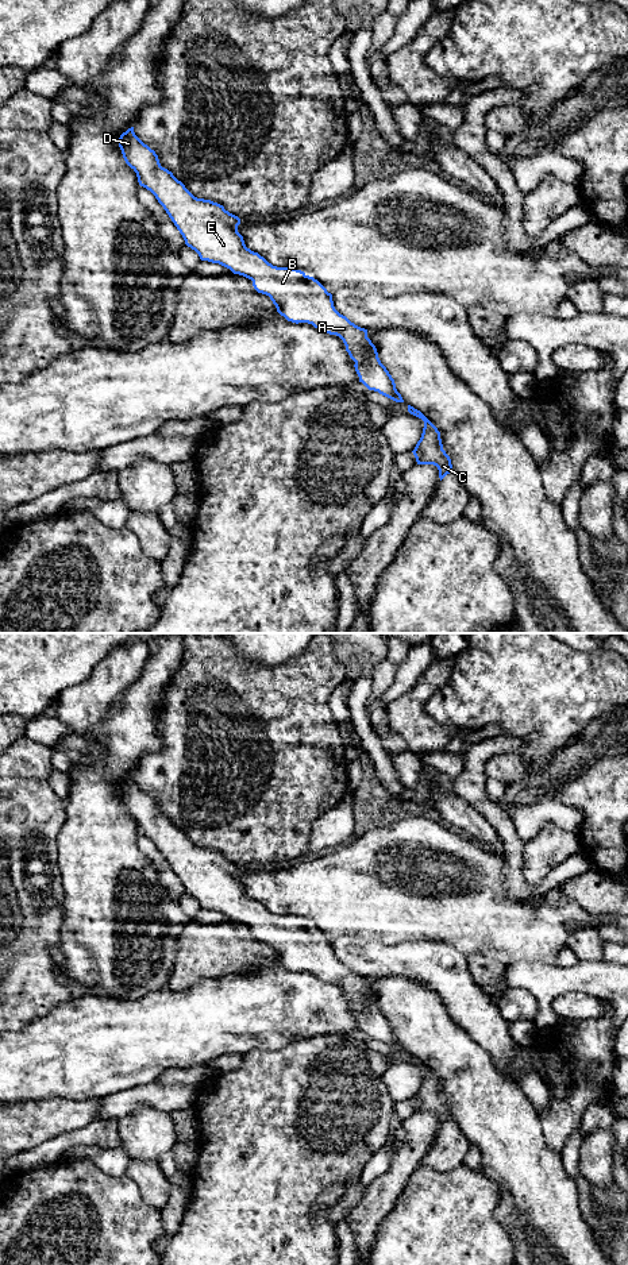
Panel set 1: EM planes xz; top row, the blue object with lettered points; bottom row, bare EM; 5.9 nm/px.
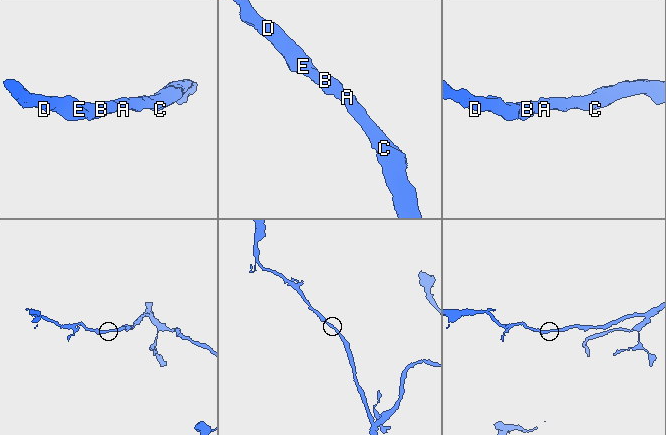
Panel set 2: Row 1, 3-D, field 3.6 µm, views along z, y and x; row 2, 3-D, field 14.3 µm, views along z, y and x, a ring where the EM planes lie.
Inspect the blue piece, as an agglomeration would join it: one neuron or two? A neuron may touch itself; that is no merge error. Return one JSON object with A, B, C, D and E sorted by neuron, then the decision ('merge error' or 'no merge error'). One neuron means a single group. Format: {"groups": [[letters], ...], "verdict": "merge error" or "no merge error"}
{"groups": [["A", "B", "C", "D", "E"]], "verdict": "no merge error"}

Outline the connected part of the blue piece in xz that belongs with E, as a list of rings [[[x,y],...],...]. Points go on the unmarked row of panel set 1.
[[[134,775],[120,783],[119,795],[126,811],[136,821],[139,833],[155,844],[182,883],[185,892],[194,898],[201,909],[219,911],[234,922],[251,927],[254,937],[269,944],[277,960],[288,969],[308,971],[324,981],[339,984],[355,1010],[359,1030],[369,1038],[378,1040],[396,1050],[404,1050],[394,1027],[381,1011],[375,994],[367,986],[367,977],[340,963],[334,954],[332,942],[317,927],[297,917],[273,914],[258,900],[247,896],[243,884],[238,880],[240,867],[217,851],[194,845],[172,819],[161,814],[155,799],[135,783]]]

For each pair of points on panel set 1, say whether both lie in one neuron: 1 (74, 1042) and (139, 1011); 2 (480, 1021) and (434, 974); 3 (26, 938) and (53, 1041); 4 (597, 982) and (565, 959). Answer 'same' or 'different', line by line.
1: same
2: same
3: different
4: different

